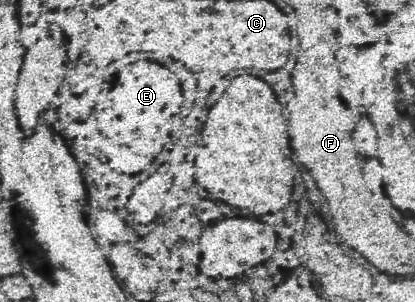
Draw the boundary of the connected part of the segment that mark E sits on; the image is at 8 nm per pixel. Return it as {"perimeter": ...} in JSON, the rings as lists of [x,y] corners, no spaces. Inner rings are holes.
{"perimeter":[[[134,62],[126,68],[122,68],[118,74],[114,74],[110,78],[110,82],[104,84],[104,96],[98,100],[98,104],[90,112],[88,122],[72,132],[72,142],[78,144],[80,148],[96,150],[100,160],[104,164],[108,164],[108,168],[112,168],[114,172],[138,174],[138,172],[144,172],[150,166],[150,162],[154,160],[154,156],[162,150],[162,146],[168,140],[170,130],[172,130],[170,114],[178,114],[180,106],[182,106],[180,84],[168,68],[164,68],[162,64],[156,64],[156,62]]]}

